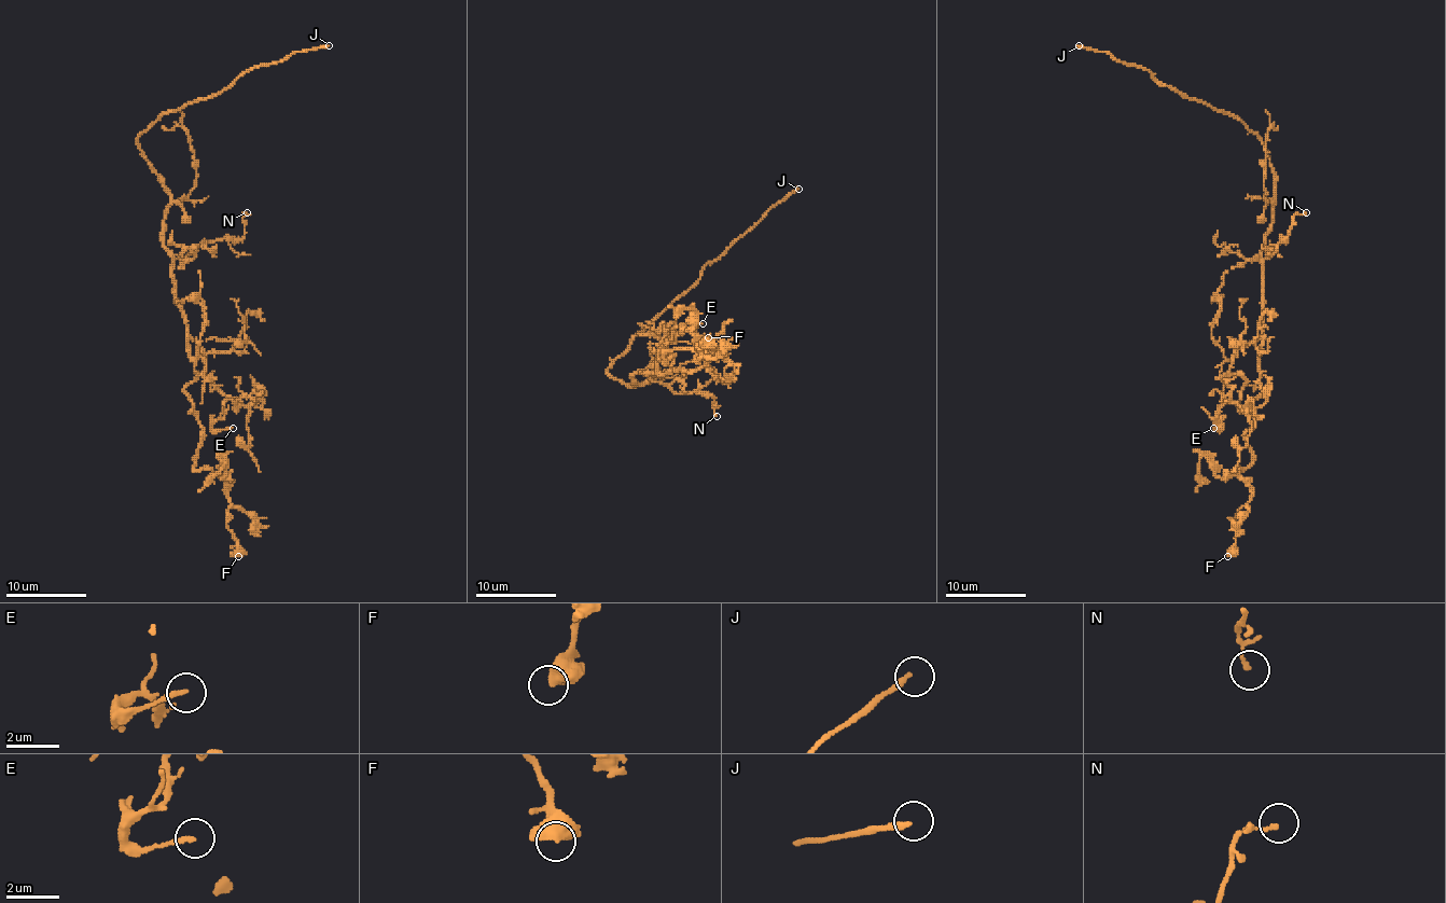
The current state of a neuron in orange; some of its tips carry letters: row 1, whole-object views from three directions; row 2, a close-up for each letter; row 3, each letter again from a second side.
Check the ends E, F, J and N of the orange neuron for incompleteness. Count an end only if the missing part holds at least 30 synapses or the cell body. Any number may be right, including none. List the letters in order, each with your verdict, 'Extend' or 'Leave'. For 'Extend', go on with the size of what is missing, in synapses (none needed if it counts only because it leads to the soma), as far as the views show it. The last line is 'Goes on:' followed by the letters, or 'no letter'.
E: Leave
F: Leave
J: Extend
N: Leave
Goes on: J

